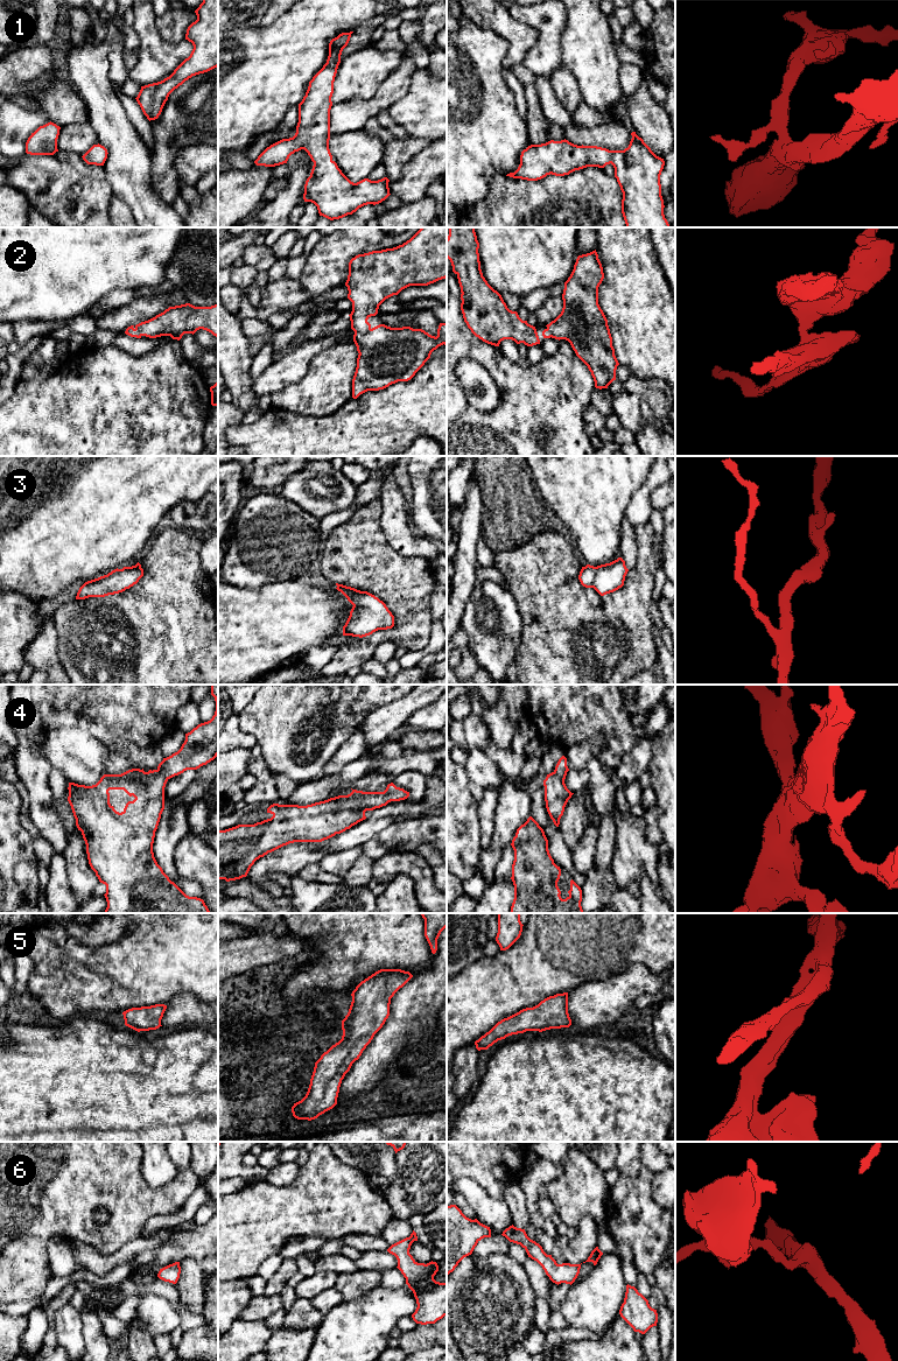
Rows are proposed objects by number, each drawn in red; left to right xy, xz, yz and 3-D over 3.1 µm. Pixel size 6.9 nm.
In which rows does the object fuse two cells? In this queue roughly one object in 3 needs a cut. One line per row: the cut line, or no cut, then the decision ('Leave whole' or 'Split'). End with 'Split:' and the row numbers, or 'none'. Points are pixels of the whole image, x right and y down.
1: No split. Leave whole
2: No split. Leave whole
3: No split. Leave whole
4: No split. Leave whole
5: No split. Leave whole
6: No split. Leave whole
Split: none

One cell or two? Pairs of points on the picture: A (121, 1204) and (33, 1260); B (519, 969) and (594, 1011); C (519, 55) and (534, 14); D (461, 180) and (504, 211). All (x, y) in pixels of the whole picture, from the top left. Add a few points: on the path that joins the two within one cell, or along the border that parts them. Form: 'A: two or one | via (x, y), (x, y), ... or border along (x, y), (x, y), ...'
A: one | via (96, 1201), (77, 1201), (44, 1234)
B: two | border along (591, 980), (567, 991)
C: two | border along (509, 12), (537, 30), (538, 39), (527, 54)
D: two | border along (500, 174), (491, 180), (489, 194), (475, 207)

